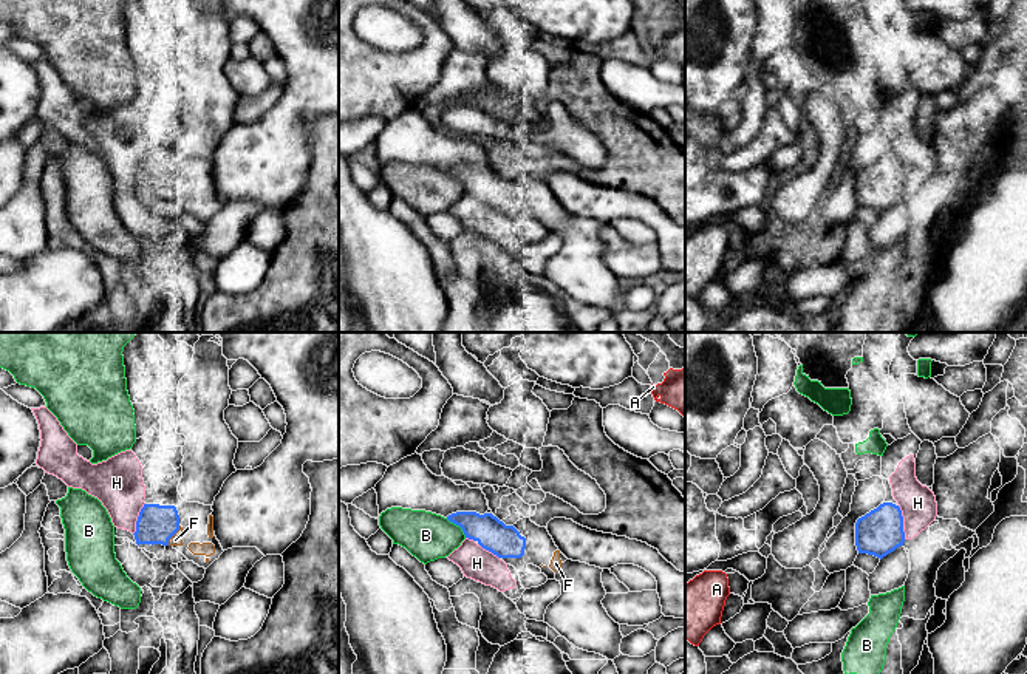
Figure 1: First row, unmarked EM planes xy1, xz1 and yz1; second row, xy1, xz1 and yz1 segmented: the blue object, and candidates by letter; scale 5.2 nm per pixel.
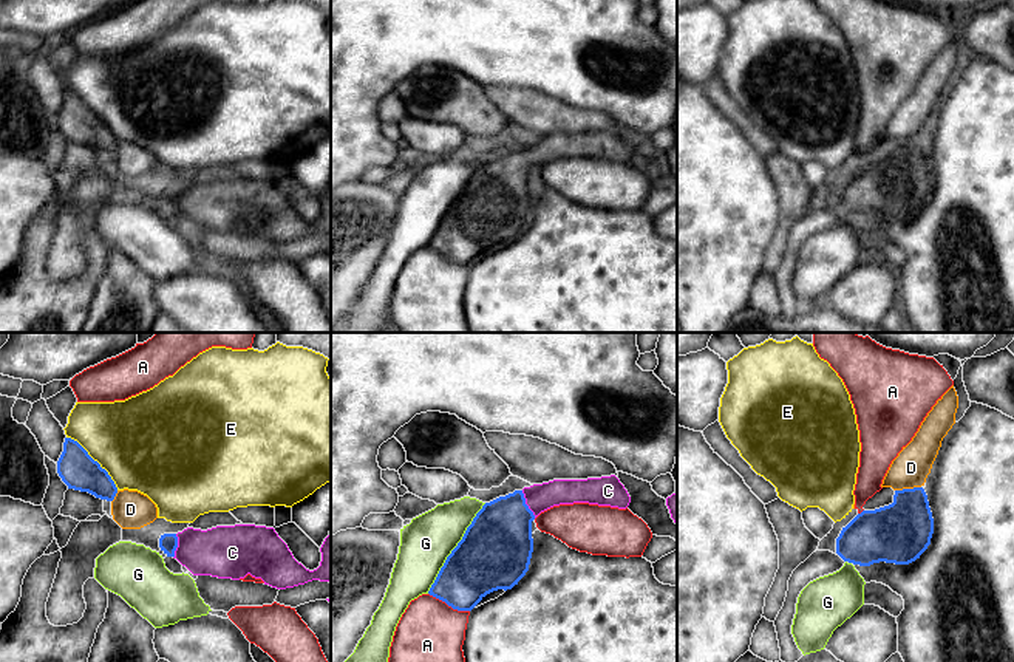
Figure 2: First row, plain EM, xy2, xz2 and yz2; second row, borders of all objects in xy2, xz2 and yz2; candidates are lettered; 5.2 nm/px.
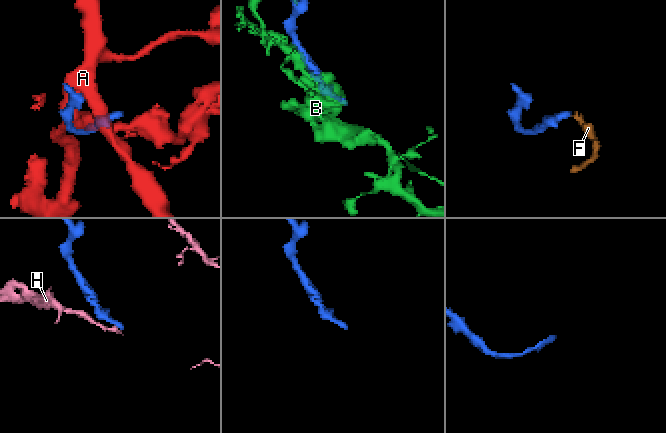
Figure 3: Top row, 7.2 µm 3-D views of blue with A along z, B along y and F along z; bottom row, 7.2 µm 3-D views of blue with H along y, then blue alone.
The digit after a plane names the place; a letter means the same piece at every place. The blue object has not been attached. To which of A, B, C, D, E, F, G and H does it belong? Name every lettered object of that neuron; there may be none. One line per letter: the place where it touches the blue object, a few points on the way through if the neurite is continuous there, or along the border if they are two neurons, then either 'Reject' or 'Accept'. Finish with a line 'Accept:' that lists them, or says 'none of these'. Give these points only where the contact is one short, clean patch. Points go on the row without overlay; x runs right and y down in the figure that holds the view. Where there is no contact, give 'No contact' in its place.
A: Touches blue at xz2 (449, 259). Reject
B: Touches blue at xz1 (458, 178). Reject
C: Touches blue at xz2 (526, 158). Path across: xz2 (498, 197), (503, 181), (526, 158), (540, 150). Accept
D: Touches blue at yz2 (908, 143). Reject
E: Touches blue at xy2 (96, 115). Reject
F: Touches blue at xy1 (174, 187). Accept
G: Touches blue at xz2 (455, 201). Reject
H: Touches blue at yz1 (902, 177). Boundary: yz1 (897, 159), (902, 169), (905, 192). Reject
Accept: C, F

